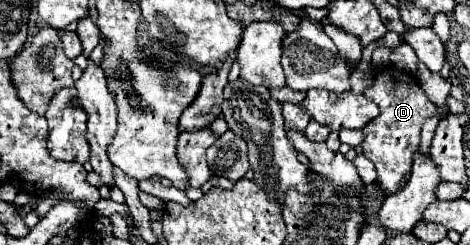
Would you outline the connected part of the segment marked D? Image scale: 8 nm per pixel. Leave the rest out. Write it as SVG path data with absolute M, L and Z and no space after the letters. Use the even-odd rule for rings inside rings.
M384 67L374 71L374 75L366 85L364 97L380 107L380 115L374 121L370 121L366 127L362 127L364 133L362 153L376 167L378 189L390 195L402 189L402 185L406 185L406 177L410 175L414 153L420 147L420 129L426 119L438 113L438 107L428 99L428 95L422 91L414 75L408 75L396 67Z

